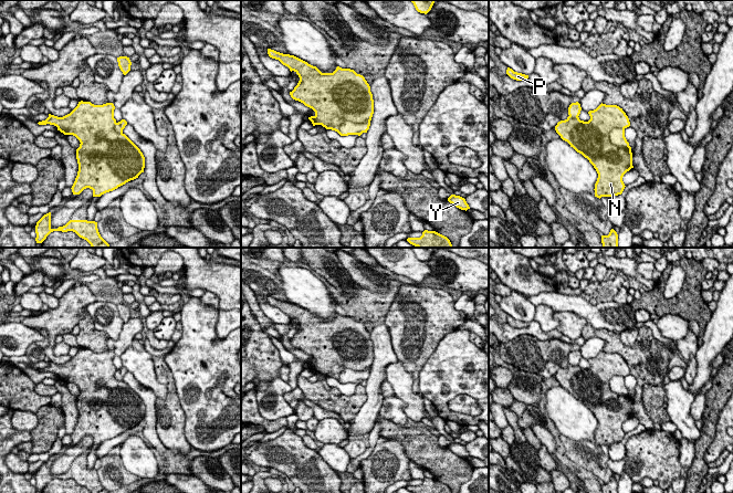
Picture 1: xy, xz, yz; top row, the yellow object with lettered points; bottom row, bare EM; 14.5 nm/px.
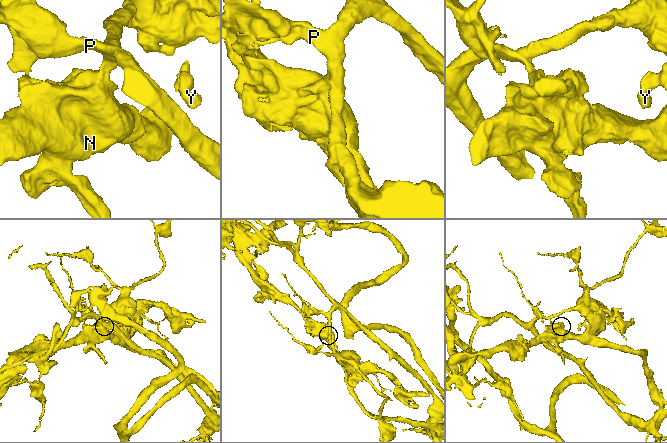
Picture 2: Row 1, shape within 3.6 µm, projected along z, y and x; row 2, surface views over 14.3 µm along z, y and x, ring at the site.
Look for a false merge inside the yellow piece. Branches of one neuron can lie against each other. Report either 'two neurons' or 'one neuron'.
two neurons

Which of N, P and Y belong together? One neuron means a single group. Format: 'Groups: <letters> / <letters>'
Groups: N / P Y

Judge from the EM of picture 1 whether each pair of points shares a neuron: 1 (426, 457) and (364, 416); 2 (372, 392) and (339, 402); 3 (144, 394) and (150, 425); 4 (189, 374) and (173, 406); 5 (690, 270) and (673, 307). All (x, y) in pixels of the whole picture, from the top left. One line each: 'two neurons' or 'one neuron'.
1: two neurons
2: two neurons
3: one neuron
4: two neurons
5: one neuron

